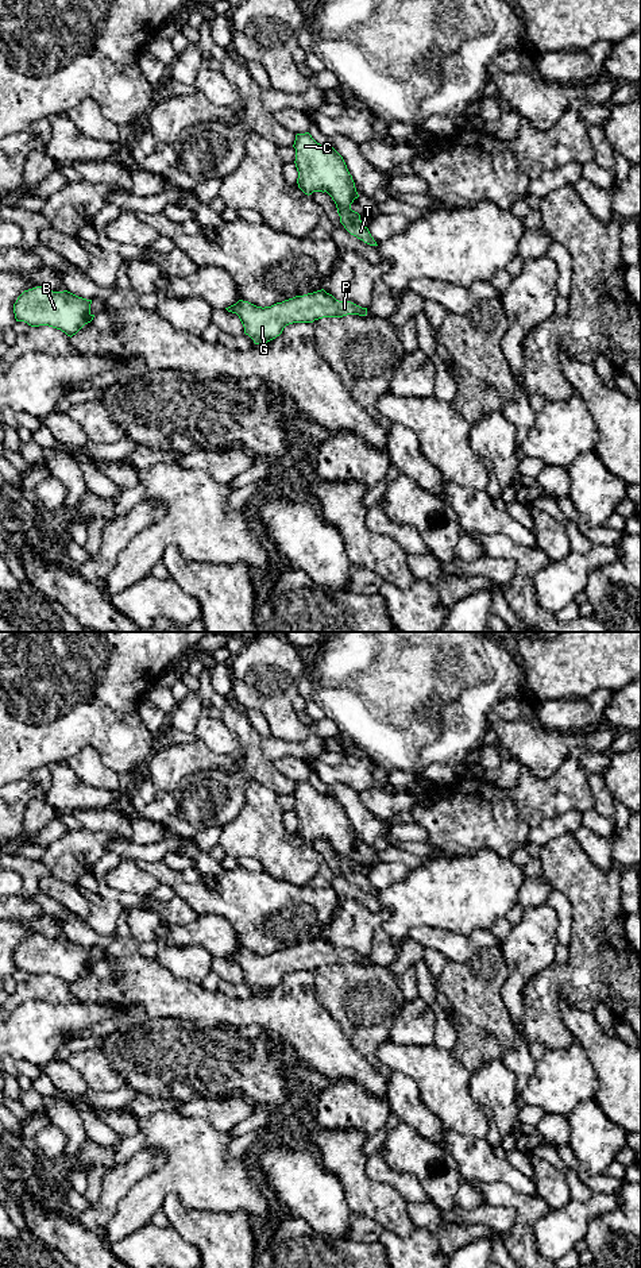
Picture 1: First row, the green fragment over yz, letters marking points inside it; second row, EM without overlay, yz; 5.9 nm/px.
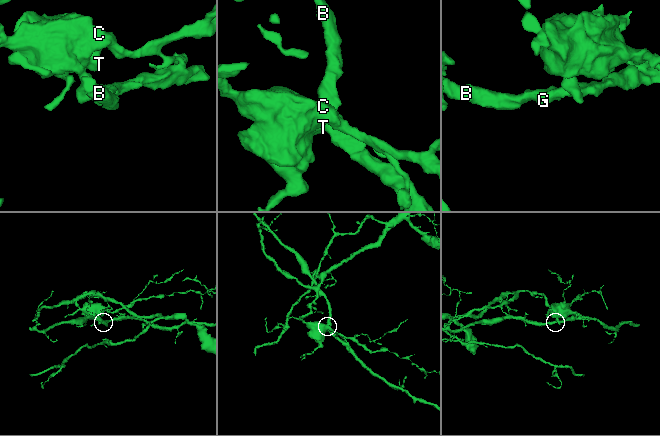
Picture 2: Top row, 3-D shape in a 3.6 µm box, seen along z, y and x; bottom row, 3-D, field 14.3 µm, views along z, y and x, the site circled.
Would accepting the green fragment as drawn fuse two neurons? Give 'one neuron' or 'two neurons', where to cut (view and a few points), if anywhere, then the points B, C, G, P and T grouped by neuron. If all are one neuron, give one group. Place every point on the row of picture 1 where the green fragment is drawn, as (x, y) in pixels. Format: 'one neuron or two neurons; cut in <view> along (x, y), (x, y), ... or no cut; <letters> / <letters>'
two neurons; cut in yz along (366, 312), (360, 315); B G P / C T

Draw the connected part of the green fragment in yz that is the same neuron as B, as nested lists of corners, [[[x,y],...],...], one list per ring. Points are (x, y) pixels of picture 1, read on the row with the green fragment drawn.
[[[43,286],[24,290],[13,304],[16,321],[31,327],[49,325],[67,336],[76,335],[94,315],[90,313],[92,300],[78,297],[67,290],[53,292]]]

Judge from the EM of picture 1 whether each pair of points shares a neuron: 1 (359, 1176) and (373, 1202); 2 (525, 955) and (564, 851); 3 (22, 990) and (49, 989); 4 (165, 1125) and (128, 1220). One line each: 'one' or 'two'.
1: one
2: two
3: one
4: one

